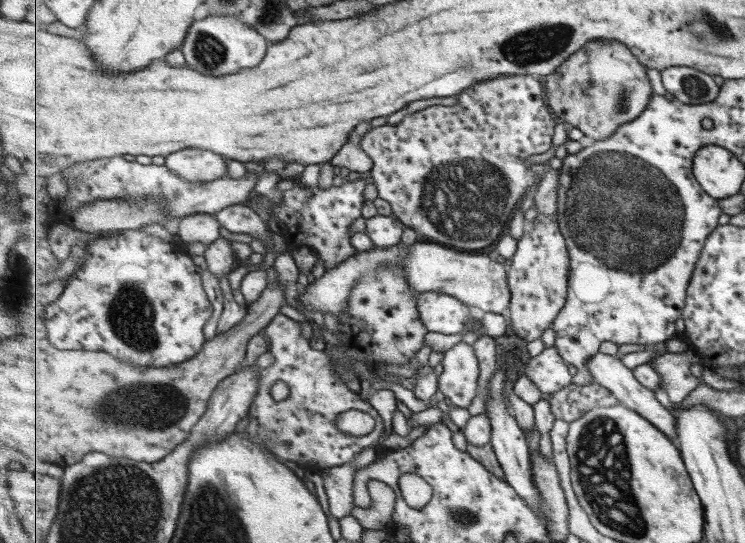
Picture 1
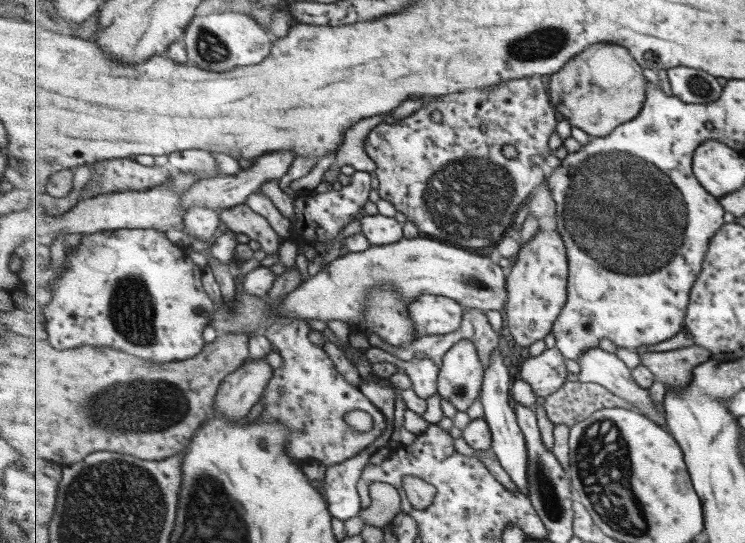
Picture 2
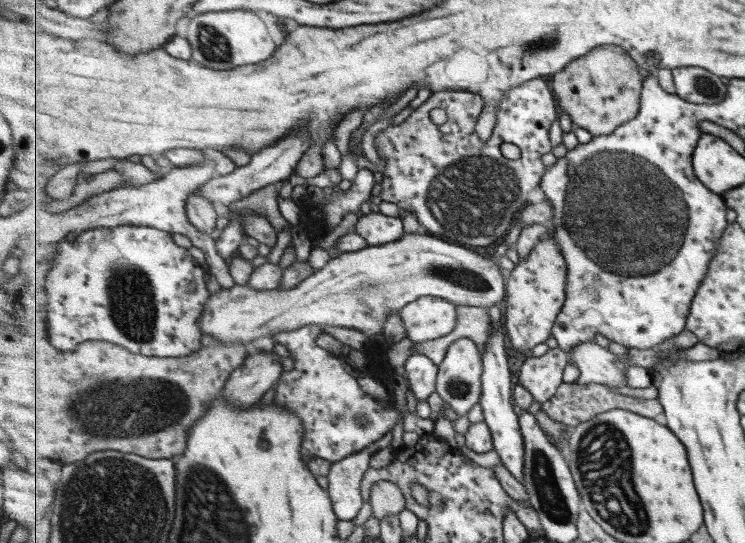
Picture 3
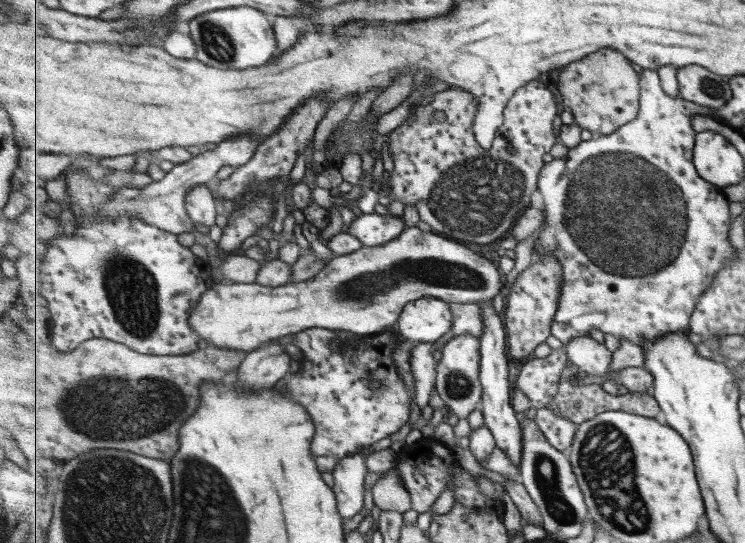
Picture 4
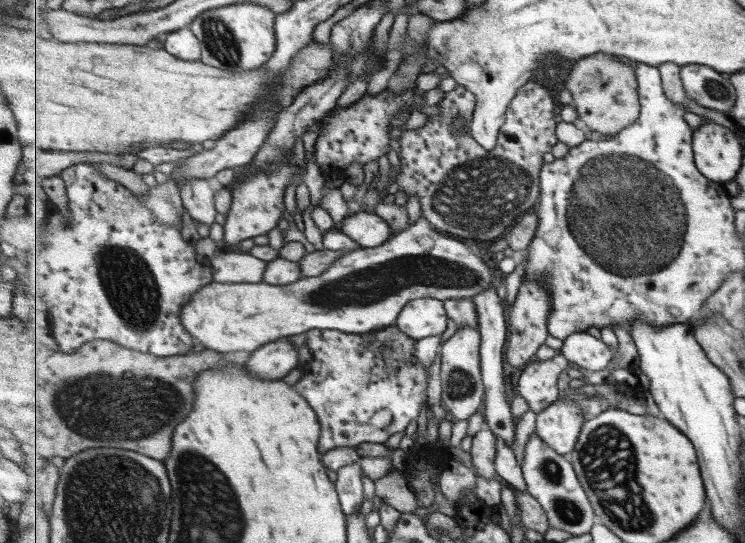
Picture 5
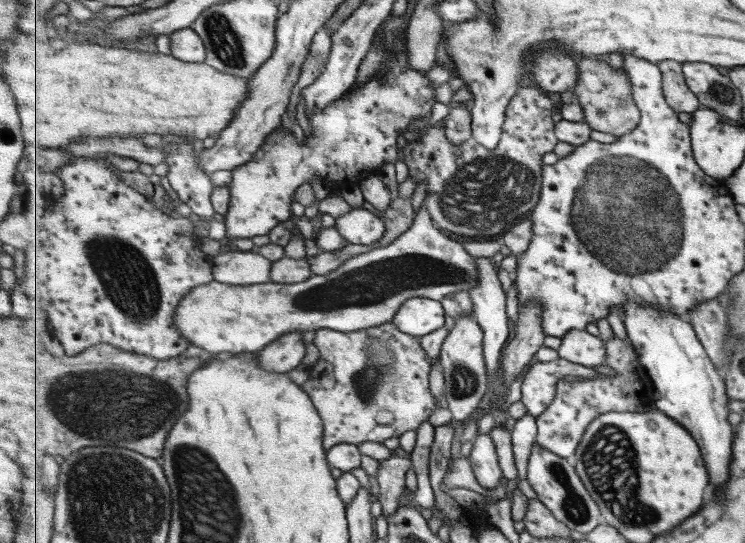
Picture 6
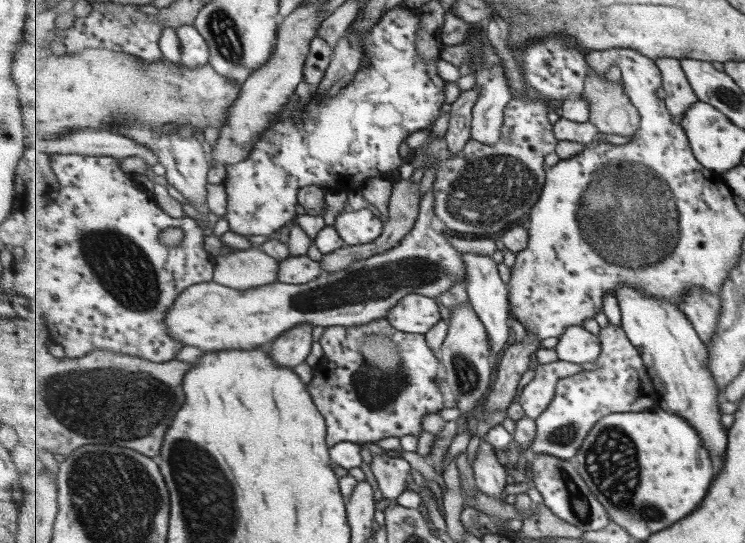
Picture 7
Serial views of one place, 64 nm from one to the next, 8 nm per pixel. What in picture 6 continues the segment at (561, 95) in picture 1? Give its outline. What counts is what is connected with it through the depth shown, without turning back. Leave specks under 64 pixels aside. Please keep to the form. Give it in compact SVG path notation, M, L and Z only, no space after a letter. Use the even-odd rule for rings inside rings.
M591 56L581 59L575 97L583 106L584 122L589 123L593 130L607 132L607 134L612 134L618 138L633 132L633 129L636 129L640 124L642 113L640 112L640 107L637 106L636 98L633 97L633 83L629 79L627 71L623 68L615 70L608 60L601 59L601 57Z

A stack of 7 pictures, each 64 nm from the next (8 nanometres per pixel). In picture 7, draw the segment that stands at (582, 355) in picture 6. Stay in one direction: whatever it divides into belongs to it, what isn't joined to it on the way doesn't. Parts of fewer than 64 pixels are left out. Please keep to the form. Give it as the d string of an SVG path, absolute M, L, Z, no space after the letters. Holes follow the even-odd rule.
M571 326L555 348L560 362L574 364L597 363L603 351L600 336L596 336L581 326Z

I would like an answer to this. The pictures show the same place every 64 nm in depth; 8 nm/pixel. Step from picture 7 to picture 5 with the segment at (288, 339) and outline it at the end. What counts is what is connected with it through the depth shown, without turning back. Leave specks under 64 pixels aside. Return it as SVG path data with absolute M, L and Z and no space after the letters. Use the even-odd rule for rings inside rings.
M287 337L253 352L245 363L249 374L265 381L279 381L297 366L299 354Z

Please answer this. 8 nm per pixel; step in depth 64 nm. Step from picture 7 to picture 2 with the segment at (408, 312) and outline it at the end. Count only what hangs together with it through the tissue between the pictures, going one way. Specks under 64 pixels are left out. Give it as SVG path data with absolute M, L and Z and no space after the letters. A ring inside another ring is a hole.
M428 294L409 304L418 338L452 334L461 329L466 307L453 298Z

